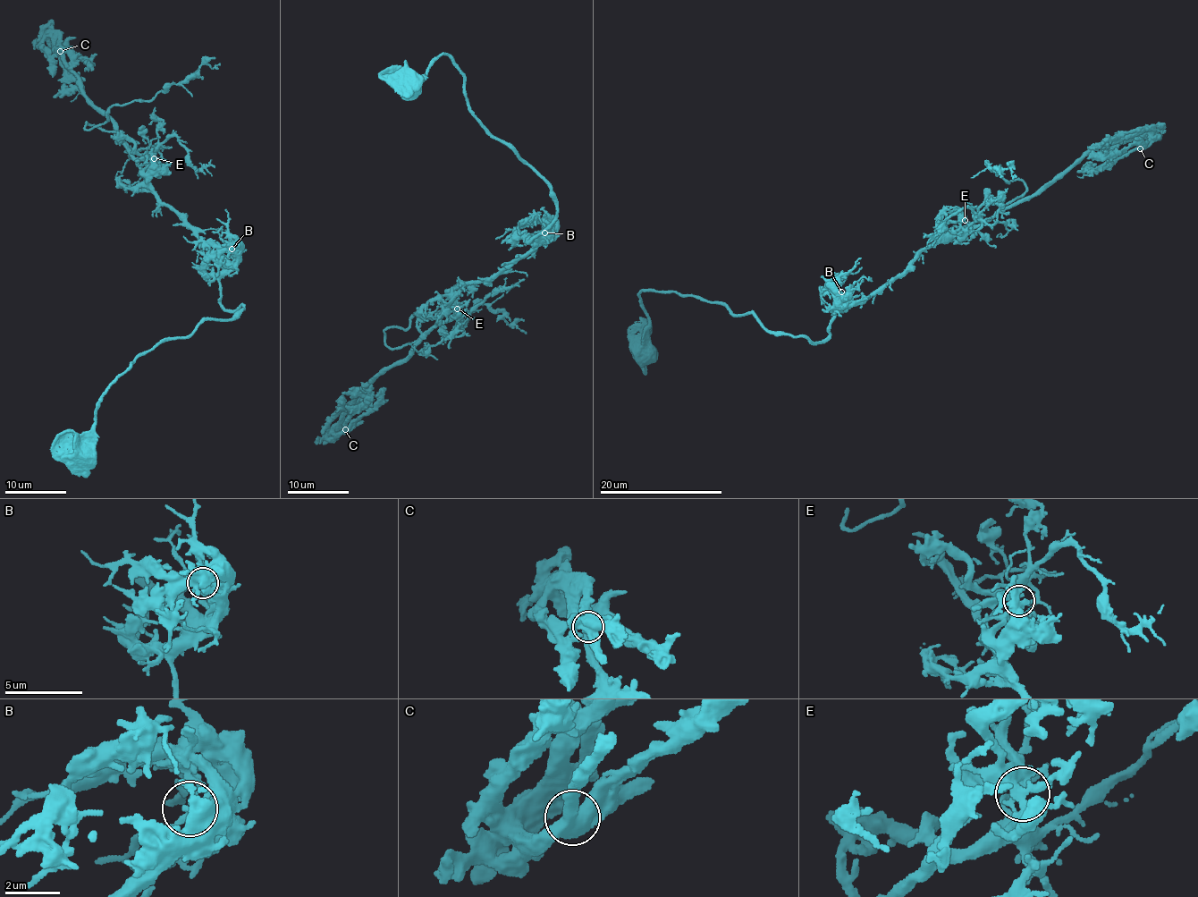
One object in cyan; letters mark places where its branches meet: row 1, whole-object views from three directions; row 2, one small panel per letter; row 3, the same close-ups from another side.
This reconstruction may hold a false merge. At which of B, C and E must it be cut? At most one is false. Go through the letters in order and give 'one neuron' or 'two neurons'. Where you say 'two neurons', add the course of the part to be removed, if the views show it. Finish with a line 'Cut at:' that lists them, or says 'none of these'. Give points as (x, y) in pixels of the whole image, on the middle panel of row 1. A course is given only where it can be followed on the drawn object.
B: one neuron
C: one neuron
E: two neurons; course (457, 308), (426, 317), (415, 342), (383, 341), (419, 313), (468, 313), (479, 302), (527, 333)
Cut at: E

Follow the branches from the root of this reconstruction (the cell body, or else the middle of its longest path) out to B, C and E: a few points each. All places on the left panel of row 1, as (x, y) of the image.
B: (83, 455), (94, 445), (100, 395), (139, 354), (242, 309), (220, 301), (232, 249)
C: (83, 455), (100, 395), (139, 354), (244, 305), (223, 308), (223, 261), (156, 198), (44, 41), (60, 51)
E: (83, 455), (100, 395), (139, 354), (244, 305), (223, 308), (223, 261), (158, 200), (144, 176), (154, 157)

